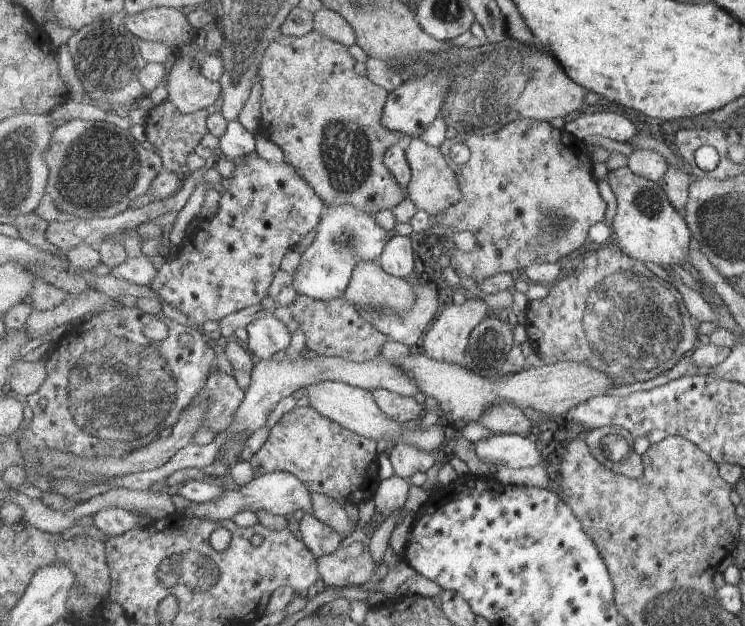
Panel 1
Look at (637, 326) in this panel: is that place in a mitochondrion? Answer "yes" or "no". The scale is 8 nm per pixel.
yes

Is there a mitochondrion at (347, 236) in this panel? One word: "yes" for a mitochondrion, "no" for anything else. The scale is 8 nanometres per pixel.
yes

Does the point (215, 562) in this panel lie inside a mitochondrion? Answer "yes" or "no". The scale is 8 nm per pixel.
yes

